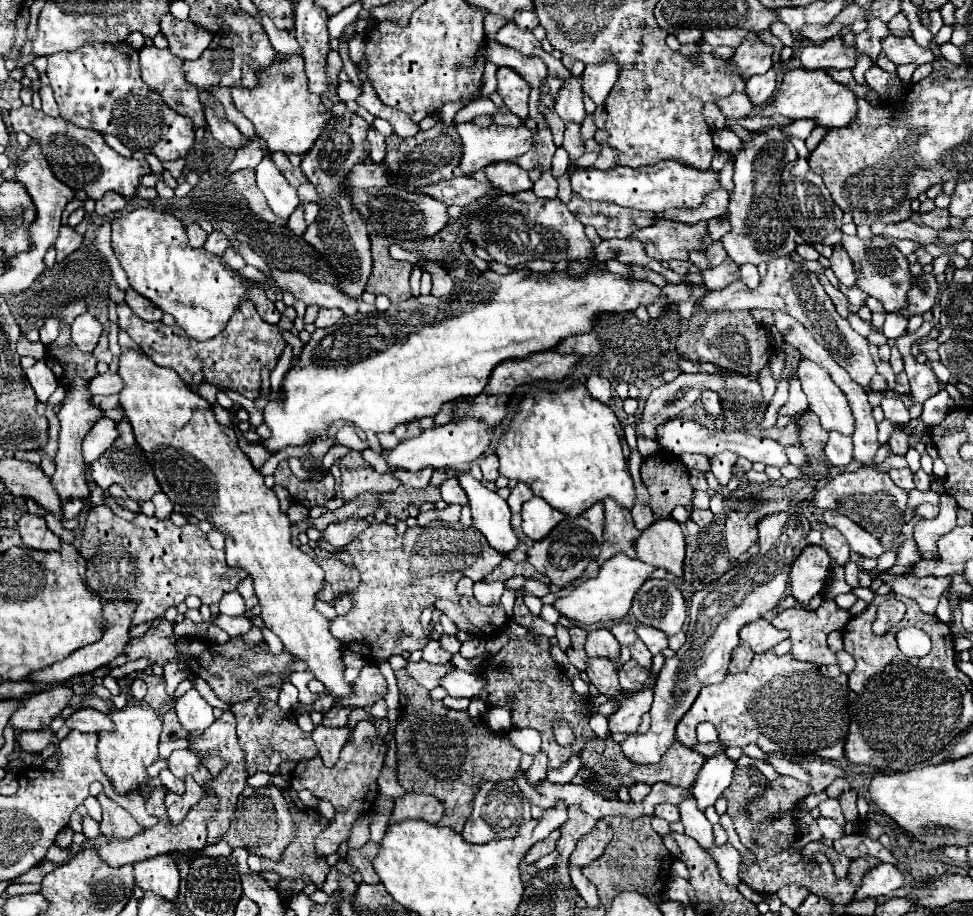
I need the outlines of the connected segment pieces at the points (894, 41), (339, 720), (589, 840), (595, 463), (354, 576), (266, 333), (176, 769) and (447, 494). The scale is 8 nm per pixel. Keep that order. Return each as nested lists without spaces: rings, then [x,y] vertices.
[[[887,36],[883,38],[883,52],[893,64],[925,64],[933,62],[935,56],[929,50],[923,50],[921,46],[915,44],[911,36]]]
[[[331,708],[329,712],[323,714],[323,724],[325,726],[347,726],[347,716],[349,708]]]
[[[601,818],[601,820],[595,824],[595,828],[591,830],[591,834],[583,836],[583,838],[577,842],[577,848],[575,848],[575,852],[571,854],[569,864],[571,864],[571,866],[579,866],[579,868],[591,864],[595,858],[599,858],[599,856],[603,854],[603,850],[607,848],[607,842],[611,840],[611,836],[613,836],[611,828],[609,828],[607,822]]]
[[[583,384],[559,390],[535,388],[519,400],[509,428],[495,446],[499,474],[525,482],[535,496],[569,516],[607,496],[631,508],[635,488],[629,474],[629,448],[621,436],[615,412],[593,398]]]
[[[315,558],[315,562],[325,572],[323,590],[319,590],[321,600],[331,602],[339,594],[355,590],[355,586],[359,584],[359,572],[353,566],[345,566],[341,560],[335,560],[335,558],[327,558],[327,560]]]
[[[247,298],[241,300],[239,308],[227,322],[223,334],[215,336],[207,344],[199,344],[191,340],[179,326],[165,326],[163,322],[145,322],[131,312],[125,302],[117,304],[119,326],[139,344],[139,348],[159,366],[173,368],[187,384],[195,386],[201,382],[209,382],[221,390],[239,392],[251,400],[261,394],[261,370],[273,370],[283,348],[285,340],[279,334],[279,328],[267,324],[255,310],[253,302]]]
[[[173,750],[173,754],[167,760],[169,770],[177,776],[177,778],[185,778],[185,774],[189,772],[197,784],[203,786],[203,782],[207,780],[207,770],[199,768],[199,758],[191,752],[191,750]]]
[[[447,478],[441,484],[441,496],[447,504],[467,504],[467,494],[463,492],[463,488],[459,486],[457,478]]]

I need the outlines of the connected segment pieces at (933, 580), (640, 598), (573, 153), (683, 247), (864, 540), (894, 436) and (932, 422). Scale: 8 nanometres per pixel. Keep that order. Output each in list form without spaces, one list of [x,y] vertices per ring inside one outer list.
[[[881,574],[881,578],[887,586],[891,586],[893,592],[907,596],[907,598],[913,598],[919,604],[919,608],[927,614],[935,614],[939,598],[953,584],[951,576],[917,578],[917,576],[911,576],[911,574],[903,574],[903,576]]]
[[[649,578],[633,598],[633,616],[645,626],[653,626],[667,636],[677,634],[687,618],[685,600],[669,580]]]
[[[569,122],[565,126],[565,140],[563,140],[563,148],[569,152],[569,158],[571,158],[571,164],[575,164],[583,154],[585,154],[585,140],[581,138],[581,132],[579,132],[579,124],[575,122]]]
[[[657,218],[651,226],[635,230],[631,238],[637,238],[643,244],[643,250],[649,258],[663,260],[687,260],[689,250],[697,250],[699,238],[705,234],[707,222],[683,224],[665,218]]]
[[[825,510],[823,520],[827,526],[837,528],[847,538],[849,548],[853,552],[859,552],[865,558],[879,558],[885,552],[883,546],[879,546],[879,540],[875,536],[865,532],[861,526],[857,526],[853,520],[845,518],[843,514],[835,514],[833,510]]]
[[[895,428],[893,432],[891,432],[891,436],[889,436],[889,446],[891,446],[891,450],[893,452],[897,452],[897,454],[905,454],[907,452],[907,440],[909,440],[909,432],[907,432],[907,428]]]
[[[941,389],[936,395],[930,397],[923,403],[921,419],[929,427],[938,425],[946,414],[955,407],[954,401],[945,389]]]

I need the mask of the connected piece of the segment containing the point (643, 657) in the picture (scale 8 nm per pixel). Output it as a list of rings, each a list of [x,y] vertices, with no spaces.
[[[635,640],[635,644],[631,644],[629,650],[631,650],[631,656],[633,656],[635,662],[639,662],[639,664],[645,666],[645,668],[651,666],[651,658],[653,658],[653,656],[651,656],[651,652],[647,650],[647,646],[645,646],[641,640]]]

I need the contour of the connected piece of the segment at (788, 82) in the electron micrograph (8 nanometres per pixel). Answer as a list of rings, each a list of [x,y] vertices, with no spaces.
[[[791,70],[785,74],[783,84],[777,92],[777,96],[773,98],[773,102],[769,106],[765,106],[761,110],[761,116],[785,116],[789,120],[803,120],[803,118],[811,118],[817,122],[817,126],[823,128],[839,128],[839,126],[847,126],[847,122],[851,122],[855,118],[857,112],[857,104],[855,104],[855,94],[849,92],[845,86],[833,82],[833,78],[827,72],[819,72],[819,70]]]

